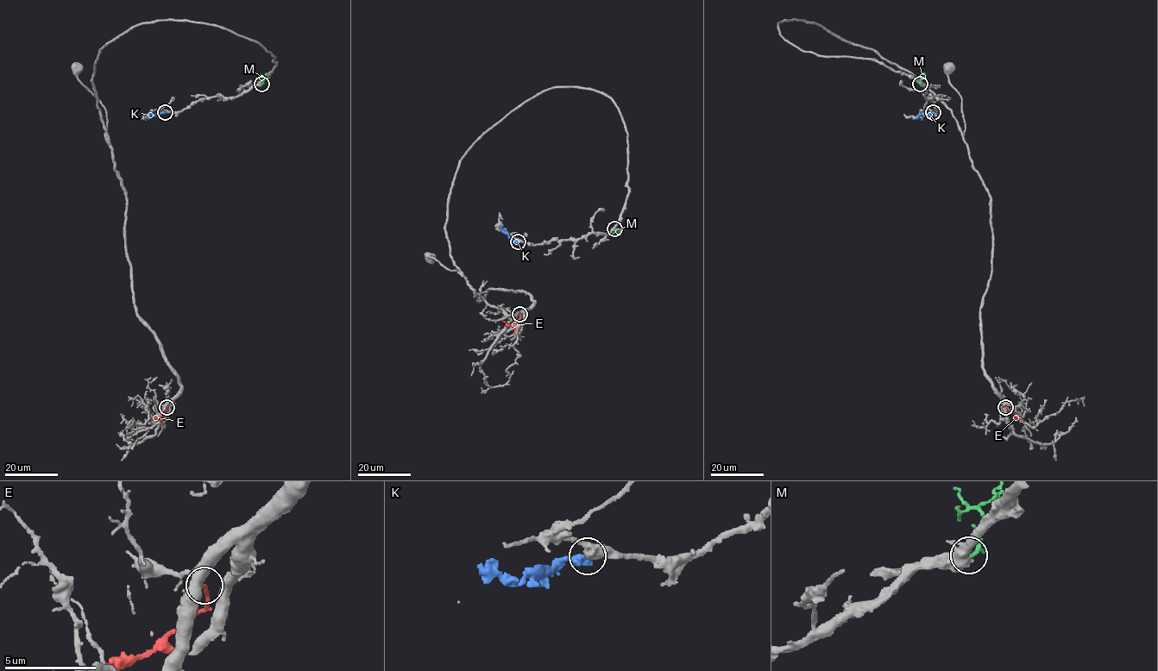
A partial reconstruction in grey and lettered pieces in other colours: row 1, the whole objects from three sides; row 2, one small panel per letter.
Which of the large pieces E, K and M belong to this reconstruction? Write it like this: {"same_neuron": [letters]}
{"same_neuron": []}

